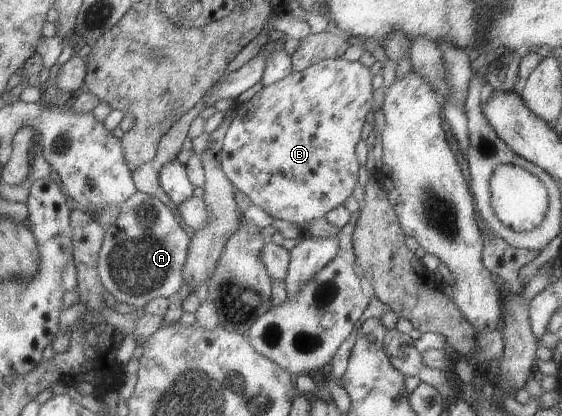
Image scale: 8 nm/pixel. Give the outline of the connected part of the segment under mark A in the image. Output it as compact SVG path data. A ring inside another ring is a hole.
M137 191L119 204L118 208L118 217L114 225L105 229L102 247L98 253L97 270L106 291L118 302L128 303L135 309L158 297L171 297L176 294L184 283L182 267L188 259L191 236L180 226L170 207L147 193Z

